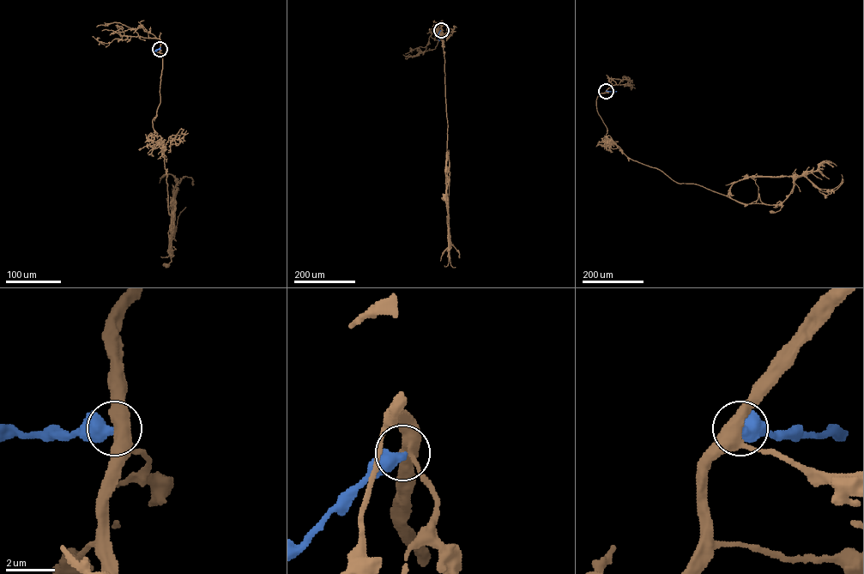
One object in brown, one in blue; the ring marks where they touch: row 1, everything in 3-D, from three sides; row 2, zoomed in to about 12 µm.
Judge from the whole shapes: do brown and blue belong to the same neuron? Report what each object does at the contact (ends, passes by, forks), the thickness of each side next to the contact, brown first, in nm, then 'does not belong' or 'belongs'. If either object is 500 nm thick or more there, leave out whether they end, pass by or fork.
460/550 nm | does not belong

